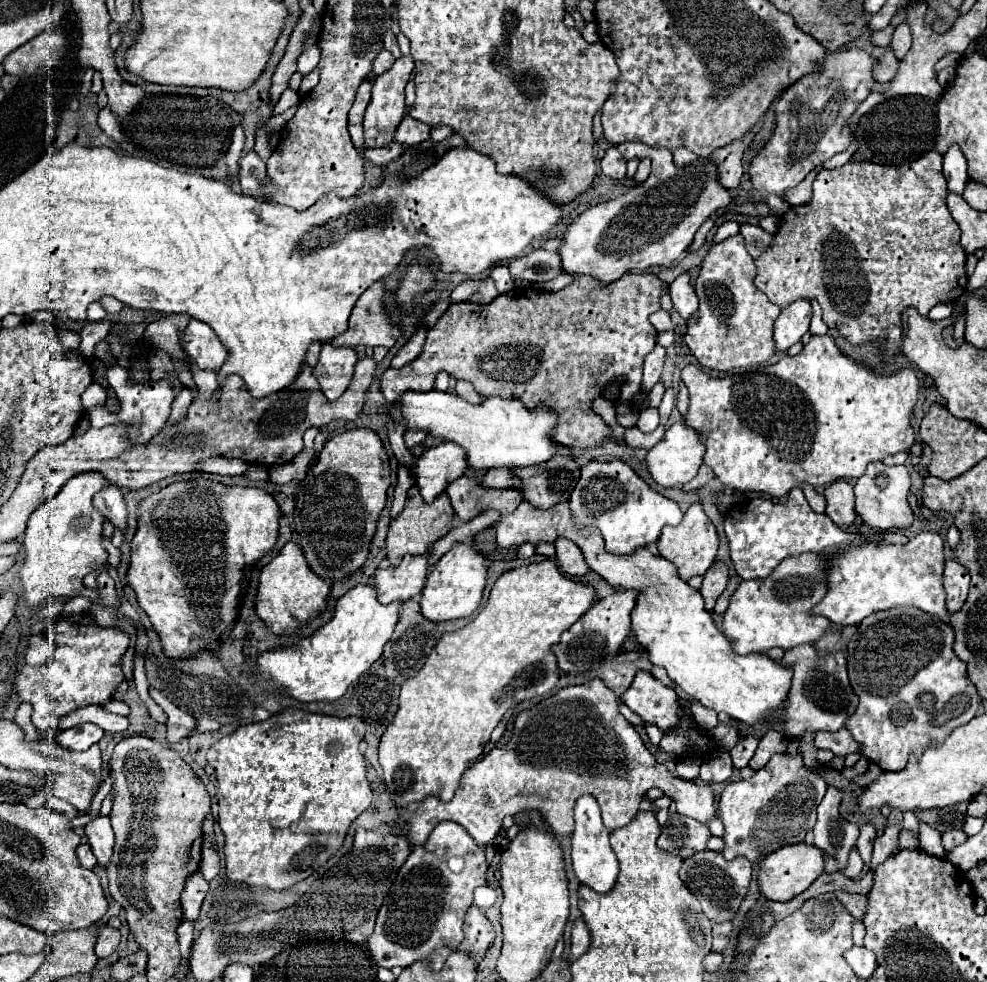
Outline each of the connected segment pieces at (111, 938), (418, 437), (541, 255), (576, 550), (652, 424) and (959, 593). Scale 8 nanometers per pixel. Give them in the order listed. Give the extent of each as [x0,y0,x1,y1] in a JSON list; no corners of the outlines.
[[95,926,121,958],[404,428,427,448],[509,250,563,284],[555,538,589,576],[637,408,659,432],[945,560,969,614]]

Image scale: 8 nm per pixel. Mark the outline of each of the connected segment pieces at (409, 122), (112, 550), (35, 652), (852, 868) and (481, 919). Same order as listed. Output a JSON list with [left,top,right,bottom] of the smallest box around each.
[[395,116,431,146],[103,538,121,568],[26,635,55,666],[843,850,865,880],[457,906,495,962]]

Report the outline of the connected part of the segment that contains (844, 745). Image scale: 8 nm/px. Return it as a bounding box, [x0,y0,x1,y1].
[815,728,859,756]

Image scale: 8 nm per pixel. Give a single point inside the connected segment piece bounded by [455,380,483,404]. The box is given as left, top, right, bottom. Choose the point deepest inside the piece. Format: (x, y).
(464, 389)

